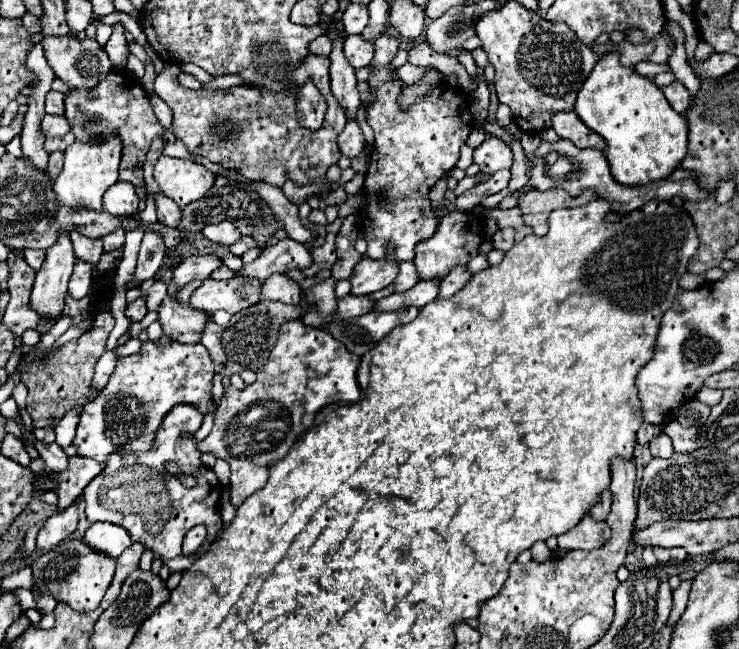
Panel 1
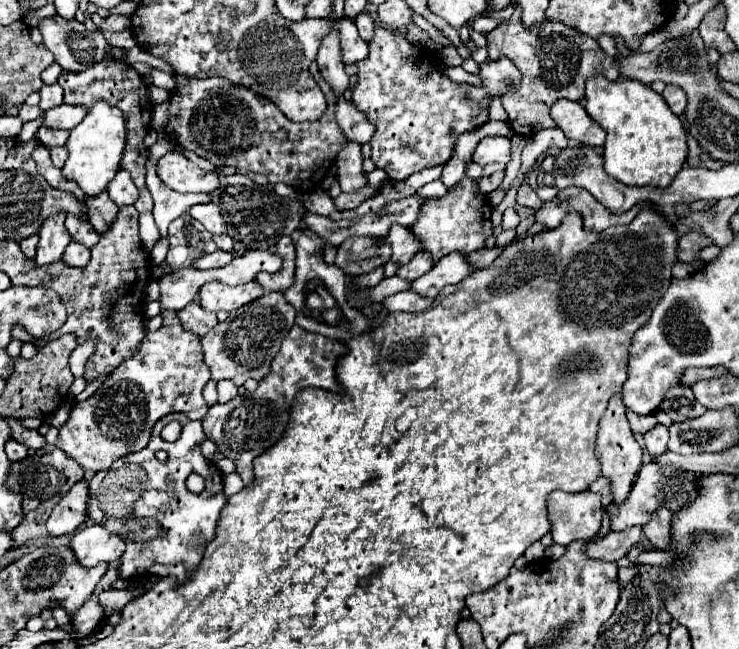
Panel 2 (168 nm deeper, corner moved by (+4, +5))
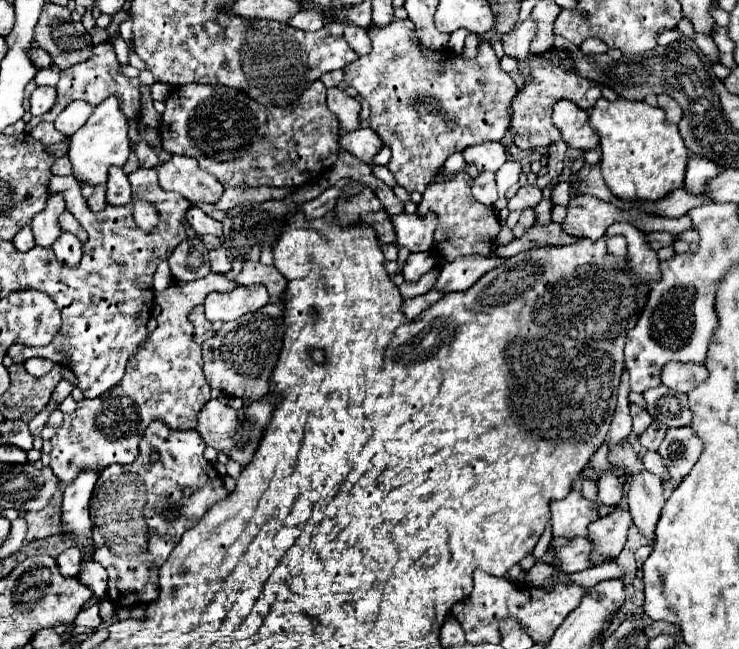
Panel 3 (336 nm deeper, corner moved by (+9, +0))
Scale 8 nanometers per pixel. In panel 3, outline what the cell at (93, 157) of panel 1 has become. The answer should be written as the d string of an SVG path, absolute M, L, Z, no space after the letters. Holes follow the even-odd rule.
M116 97L104 99L100 105L94 107L90 119L70 137L68 157L72 161L72 175L90 187L104 185L108 177L108 169L112 165L122 167L130 155L130 139L128 139L128 123L124 113L118 107Z

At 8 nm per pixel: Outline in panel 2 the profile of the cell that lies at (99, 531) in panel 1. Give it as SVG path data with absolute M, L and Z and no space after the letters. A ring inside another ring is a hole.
M93 524L81 528L69 546L77 558L77 562L85 568L93 568L101 562L115 562L125 552L125 542L119 536L109 534L103 526Z

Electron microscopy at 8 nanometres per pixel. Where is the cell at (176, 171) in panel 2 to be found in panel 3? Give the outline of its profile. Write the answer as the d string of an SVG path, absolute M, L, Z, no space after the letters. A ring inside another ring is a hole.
M174 155L170 161L162 163L158 167L158 179L160 187L164 191L174 191L186 197L188 201L204 201L214 203L222 197L224 187L214 179L214 175L208 175L202 171L192 157L180 157Z

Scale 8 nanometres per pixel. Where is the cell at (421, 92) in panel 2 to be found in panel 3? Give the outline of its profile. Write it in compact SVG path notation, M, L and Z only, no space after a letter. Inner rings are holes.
M394 19L388 27L370 27L372 51L346 65L344 79L370 105L368 121L392 151L386 167L396 183L408 193L422 193L450 153L504 137L510 127L508 105L518 87L502 71L488 41L480 43L474 59L462 59L450 51L426 51L412 33L410 19Z

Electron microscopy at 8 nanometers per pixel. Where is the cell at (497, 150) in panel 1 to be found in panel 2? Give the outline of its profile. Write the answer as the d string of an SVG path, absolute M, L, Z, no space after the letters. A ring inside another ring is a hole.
M487 136L487 138L483 138L479 142L475 154L473 154L473 160L479 166L487 166L487 164L493 164L493 162L507 164L511 160L509 138L505 138L505 136Z

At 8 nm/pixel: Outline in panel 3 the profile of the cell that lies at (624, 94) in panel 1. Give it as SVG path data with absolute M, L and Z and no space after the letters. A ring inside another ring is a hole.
M622 97L616 101L598 99L590 109L590 127L600 137L602 177L616 197L656 201L682 187L688 149L682 143L678 127L666 123L660 107Z

